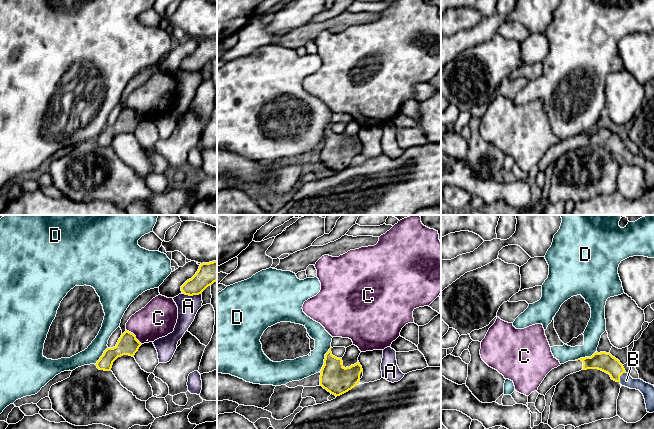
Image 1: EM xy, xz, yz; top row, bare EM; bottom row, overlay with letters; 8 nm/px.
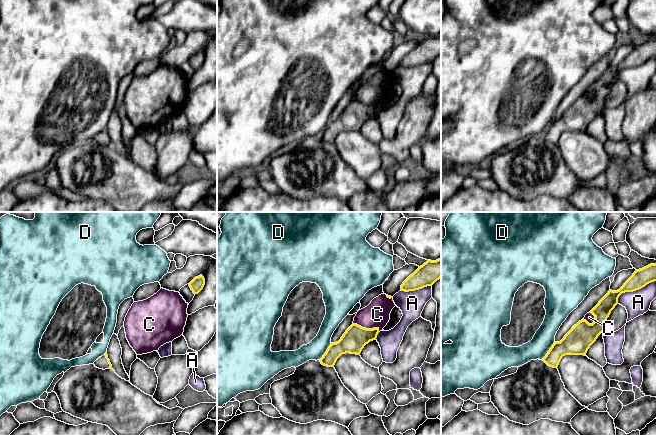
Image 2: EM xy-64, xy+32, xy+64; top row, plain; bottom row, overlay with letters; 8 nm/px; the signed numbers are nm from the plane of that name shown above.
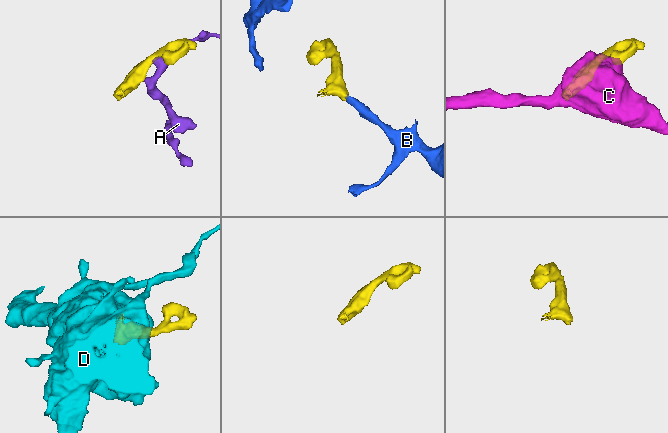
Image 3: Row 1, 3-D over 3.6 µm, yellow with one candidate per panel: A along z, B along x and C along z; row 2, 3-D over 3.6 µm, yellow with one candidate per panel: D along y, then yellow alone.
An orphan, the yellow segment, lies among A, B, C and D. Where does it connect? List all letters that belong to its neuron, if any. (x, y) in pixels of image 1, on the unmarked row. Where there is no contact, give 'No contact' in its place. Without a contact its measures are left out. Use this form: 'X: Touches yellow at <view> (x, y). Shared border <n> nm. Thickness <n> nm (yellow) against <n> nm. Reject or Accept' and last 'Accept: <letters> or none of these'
A: Touches yellow at xy (193, 70). Shared border 140 nm. Thickness 170 nm (yellow) against 170 nm. Reject
B: Touches yellow at yz (620, 151). Shared border 100 nm. Thickness 150 nm (yellow) against 100 nm. Accept
C: Touches yellow at xy (135, 112). Shared border 180 nm. Thickness 160 nm (yellow) against 300 nm. Reject
D: Touches yellow at xz (324, 135). Shared border 220 nm. Thickness 240 nm (yellow) against 170 nm. Reject
Accept: B

